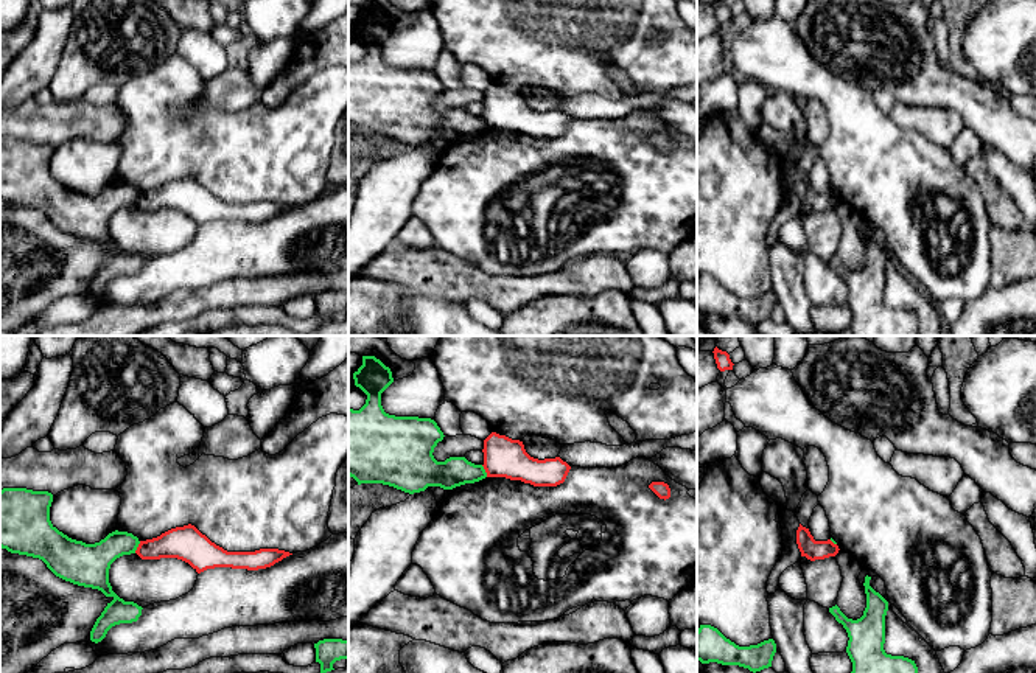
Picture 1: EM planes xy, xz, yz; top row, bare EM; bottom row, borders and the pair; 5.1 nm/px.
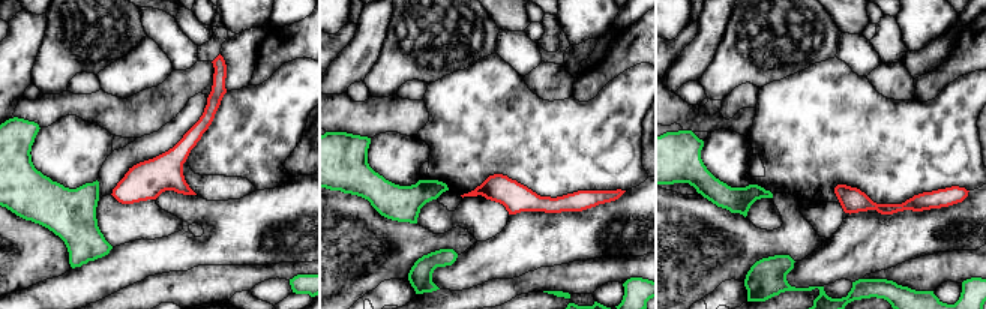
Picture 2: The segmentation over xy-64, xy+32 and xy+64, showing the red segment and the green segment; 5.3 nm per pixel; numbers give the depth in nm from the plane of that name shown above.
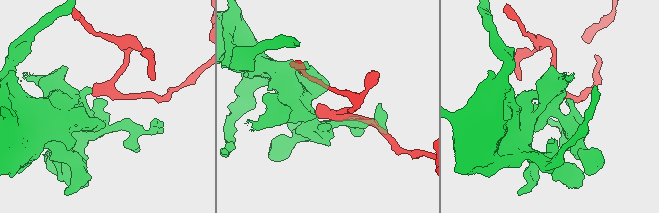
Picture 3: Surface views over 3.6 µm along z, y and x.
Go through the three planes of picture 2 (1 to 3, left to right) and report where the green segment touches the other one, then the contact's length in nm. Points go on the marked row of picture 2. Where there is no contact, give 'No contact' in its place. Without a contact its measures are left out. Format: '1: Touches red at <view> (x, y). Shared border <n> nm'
1: No contact
2: No contact
3: No contact

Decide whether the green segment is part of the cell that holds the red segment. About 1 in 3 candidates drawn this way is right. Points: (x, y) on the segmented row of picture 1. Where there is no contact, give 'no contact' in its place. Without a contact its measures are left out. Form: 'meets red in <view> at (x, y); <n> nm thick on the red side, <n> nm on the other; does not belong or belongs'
meets red in xy at (137, 547); 180 nm thick on the red side, 190 nm on the other; does not belong

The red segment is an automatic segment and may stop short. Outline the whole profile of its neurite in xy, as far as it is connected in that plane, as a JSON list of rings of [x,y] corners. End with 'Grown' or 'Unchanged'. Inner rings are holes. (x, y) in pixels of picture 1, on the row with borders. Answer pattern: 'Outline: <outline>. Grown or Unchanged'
Outline: [[[191,524],[171,528],[157,538],[140,541],[135,553],[142,560],[177,558],[188,563],[198,574],[215,567],[258,570],[292,555],[278,549],[227,552]]]. Unchanged

